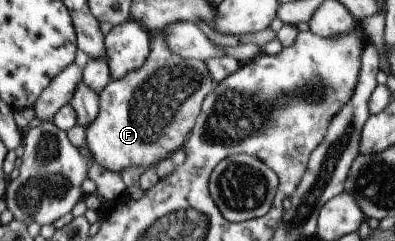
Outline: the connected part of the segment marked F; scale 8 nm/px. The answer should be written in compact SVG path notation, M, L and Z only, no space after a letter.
M164 31L151 34L146 60L121 79L111 80L98 97L98 112L86 127L86 148L90 156L112 173L128 165L150 166L182 148L188 138L204 97L210 93L212 79L202 62L172 55L164 43Z

